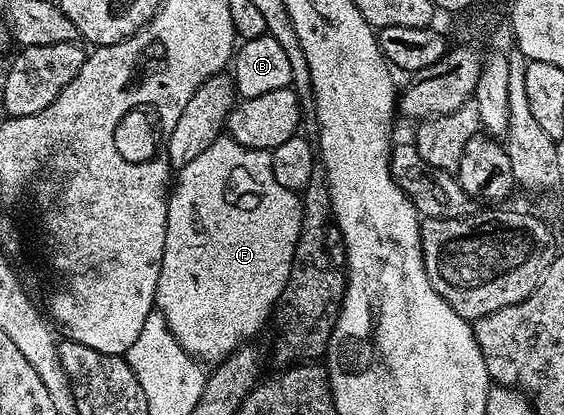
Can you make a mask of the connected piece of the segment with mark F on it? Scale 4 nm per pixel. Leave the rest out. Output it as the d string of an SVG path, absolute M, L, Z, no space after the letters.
M219 137L195 161L187 161L187 165L176 172L175 182L169 192L169 204L167 205L167 237L163 245L163 269L157 286L156 310L163 313L169 328L187 349L187 353L198 361L213 365L225 359L232 351L242 346L261 326L265 318L278 306L285 286L289 283L289 274L293 268L293 254L297 238L301 232L301 201L294 192L288 191L273 176L273 156L268 151L251 149L239 145L235 140L228 137Z

